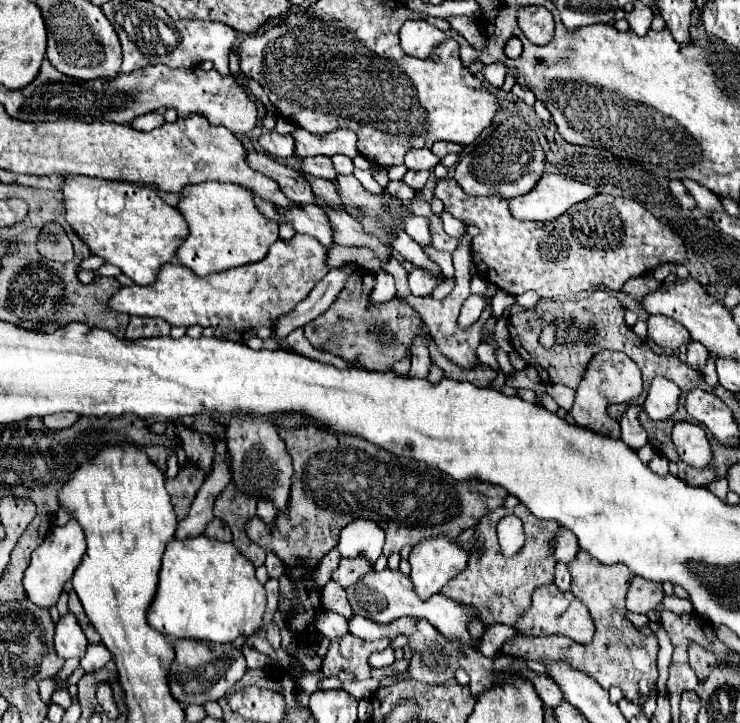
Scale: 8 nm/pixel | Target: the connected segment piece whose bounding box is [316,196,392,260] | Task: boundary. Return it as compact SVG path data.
M316 196L316 204L322 206L330 218L330 226L332 226L332 238L336 240L336 244L340 246L366 246L372 248L378 258L386 260L392 254L392 248L384 246L376 236L368 236L364 234L362 226L358 220L354 220L352 216L348 216L346 212L338 212L326 206L326 202L322 198Z

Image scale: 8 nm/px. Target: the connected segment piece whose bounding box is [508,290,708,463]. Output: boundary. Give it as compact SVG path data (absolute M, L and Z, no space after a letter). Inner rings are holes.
M598 290L594 292L592 296L588 298L582 298L582 300L558 300L558 302L552 302L552 300L540 300L534 308L528 308L528 310L520 310L516 314L512 314L508 318L508 328L510 328L510 336L512 336L512 344L516 348L516 352L532 366L538 370L542 382L546 384L564 384L572 390L578 388L580 380L582 380L582 374L588 366L588 362L592 360L592 356L596 356L598 352L602 350L620 350L624 352L626 356L630 356L638 368L642 370L642 376L644 376L644 392L636 398L636 404L642 406L644 404L644 398L646 398L646 388L650 386L652 378L656 376L666 376L668 380L672 380L680 390L682 390L682 400L680 400L680 408L678 412L674 414L672 420L666 420L666 422L652 422L648 418L648 414L644 410L640 410L638 414L638 420L640 424L646 428L648 432L648 440L650 444L660 452L660 454L666 454L666 458L672 462L680 462L680 458L672 444L672 438L670 438L670 432L674 428L674 424L678 420L690 420L690 416L686 414L686 408L684 408L684 400L688 396L690 390L694 388L700 388L706 392L706 382L704 382L704 376L696 370L692 370L688 364L682 364L678 360L678 356L656 356L648 344L640 342L638 336L632 332L630 326L624 324L624 306L622 302L614 296L614 294L608 294L604 290ZM554 324L556 326L556 332L558 334L564 334L564 340L558 340L556 346L552 346L552 350L544 348L540 342L538 342L538 336L540 332L544 330L544 326L550 326Z

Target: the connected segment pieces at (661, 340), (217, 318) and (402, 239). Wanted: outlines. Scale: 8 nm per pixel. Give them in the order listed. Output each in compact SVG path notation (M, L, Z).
M650 316L646 324L648 324L648 338L662 348L678 350L682 344L688 344L692 340L688 330L682 324L674 322L672 318Z
M296 234L290 240L274 242L268 256L260 262L210 276L196 276L182 264L170 262L160 268L154 284L122 288L112 296L110 308L130 316L162 318L172 326L212 326L216 330L216 338L222 340L244 344L250 336L266 340L272 336L278 318L290 314L296 304L308 296L316 282L330 272L326 258L328 250L316 238Z
M398 232L398 236L396 236L394 242L392 242L392 248L398 250L398 252L404 256L404 260L412 262L414 266L422 266L422 268L426 268L426 270L430 270L430 272L434 272L434 274L440 272L440 266L434 264L434 262L424 254L424 250L422 250L406 232Z

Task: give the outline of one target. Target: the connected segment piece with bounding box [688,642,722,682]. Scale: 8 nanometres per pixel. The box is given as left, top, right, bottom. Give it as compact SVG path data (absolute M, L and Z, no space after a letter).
M688 644L688 660L692 670L696 672L696 678L702 682L704 678L708 678L712 668L718 668L718 662L722 662L722 656L714 654L714 652L706 652L702 646L696 644Z

